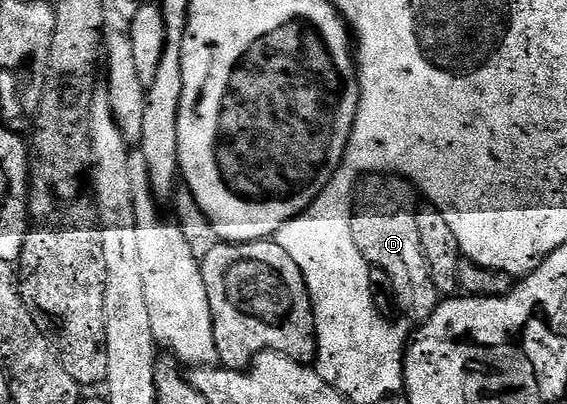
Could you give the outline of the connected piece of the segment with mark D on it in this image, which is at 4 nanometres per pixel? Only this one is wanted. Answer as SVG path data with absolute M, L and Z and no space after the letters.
M390 172L370 175L364 182L367 183L364 186L362 183L361 190L371 194L371 202L367 198L360 202L358 199L357 212L351 215L353 240L366 262L381 268L389 276L389 280L393 280L396 307L400 311L404 310L412 323L427 322L438 308L441 295L433 284L427 261L421 252L421 236L417 236L415 215L417 201L415 202L413 187L406 178Z

